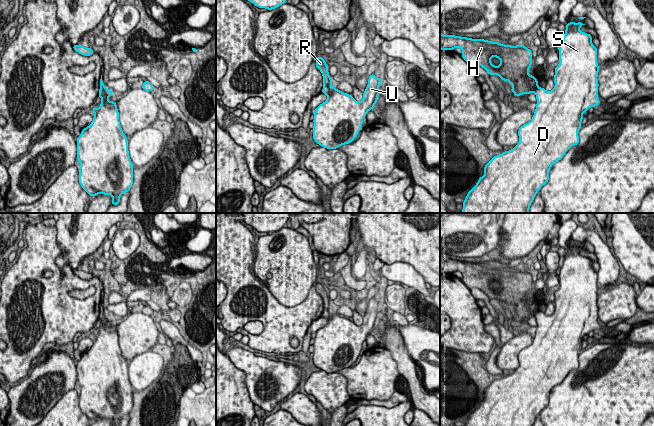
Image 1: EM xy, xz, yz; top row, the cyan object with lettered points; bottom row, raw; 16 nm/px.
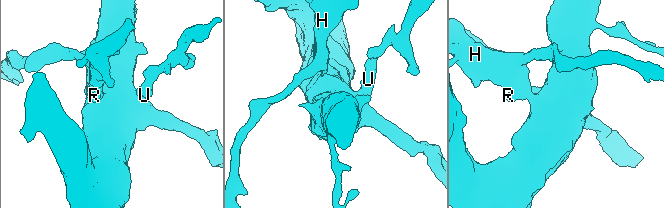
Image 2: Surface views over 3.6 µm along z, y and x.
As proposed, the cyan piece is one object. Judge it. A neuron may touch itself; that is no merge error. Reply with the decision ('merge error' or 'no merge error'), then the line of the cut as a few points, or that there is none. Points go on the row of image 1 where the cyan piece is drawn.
merge error | xz (324, 84), (330, 85)

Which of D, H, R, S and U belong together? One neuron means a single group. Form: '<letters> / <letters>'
D S U / H R

